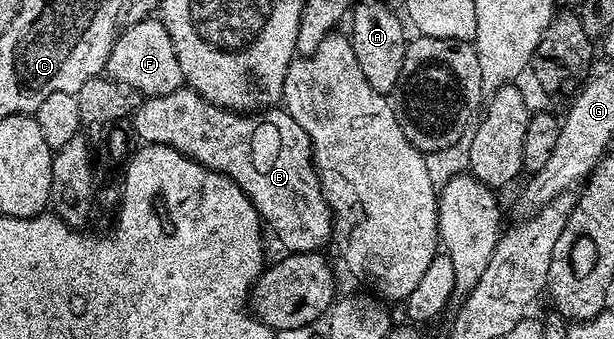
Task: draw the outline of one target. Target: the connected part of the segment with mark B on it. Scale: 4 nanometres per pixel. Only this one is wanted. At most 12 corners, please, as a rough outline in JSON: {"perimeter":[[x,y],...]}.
{"perimeter":[[184,87],[129,125],[245,191],[284,250],[331,237],[311,137],[286,108]]}

